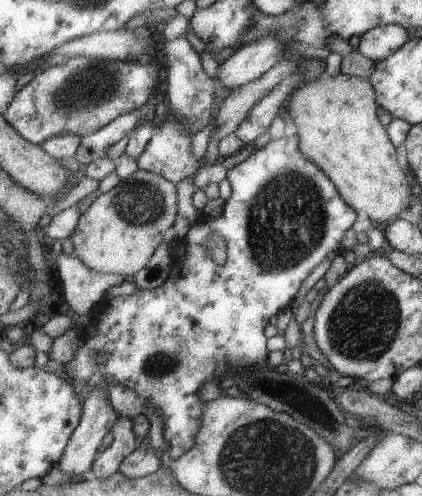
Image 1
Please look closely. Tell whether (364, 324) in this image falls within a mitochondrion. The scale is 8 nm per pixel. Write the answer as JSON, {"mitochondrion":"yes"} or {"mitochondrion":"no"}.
{"mitochondrion":"yes"}

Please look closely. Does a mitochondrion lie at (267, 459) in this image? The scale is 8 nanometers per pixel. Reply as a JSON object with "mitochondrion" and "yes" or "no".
{"mitochondrion":"yes"}

